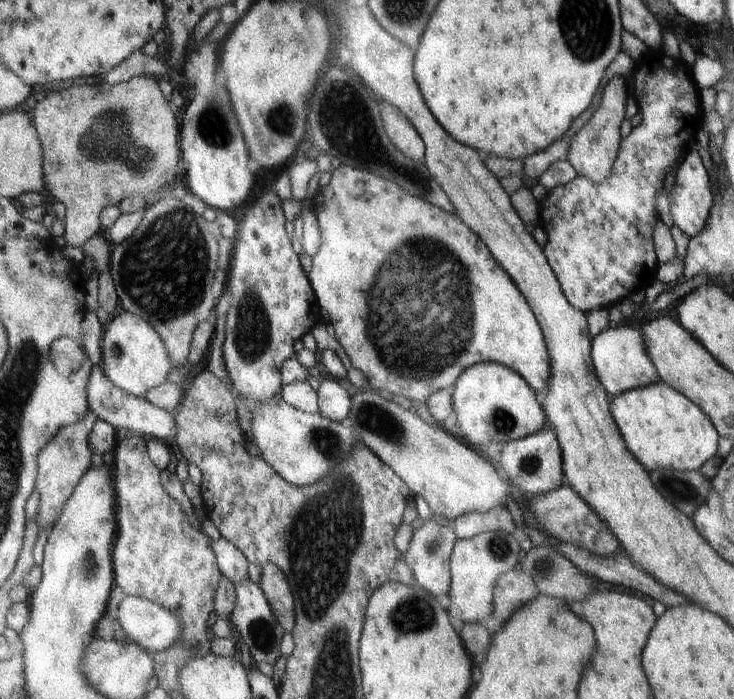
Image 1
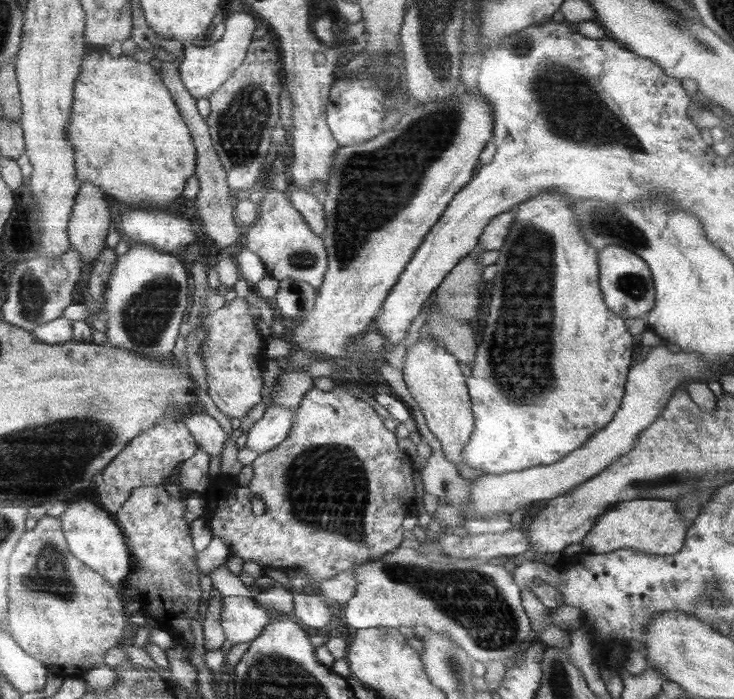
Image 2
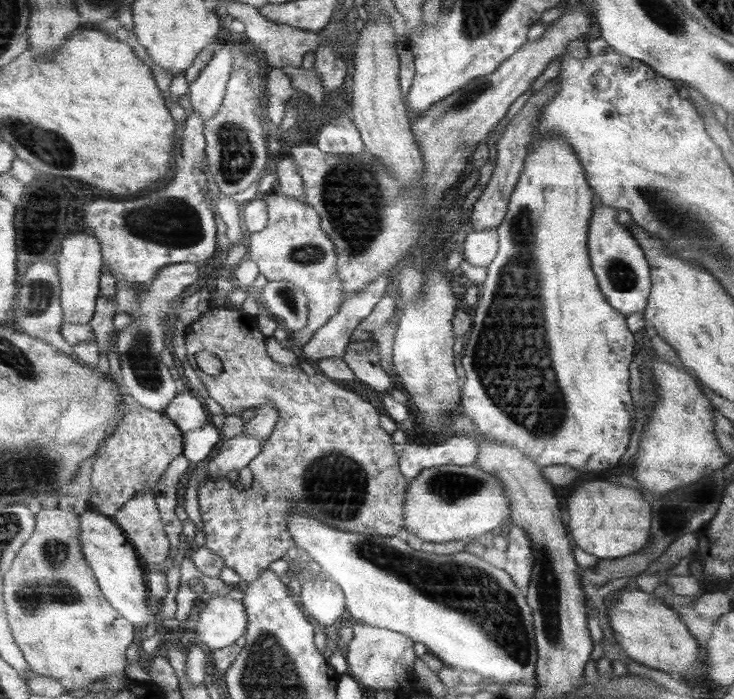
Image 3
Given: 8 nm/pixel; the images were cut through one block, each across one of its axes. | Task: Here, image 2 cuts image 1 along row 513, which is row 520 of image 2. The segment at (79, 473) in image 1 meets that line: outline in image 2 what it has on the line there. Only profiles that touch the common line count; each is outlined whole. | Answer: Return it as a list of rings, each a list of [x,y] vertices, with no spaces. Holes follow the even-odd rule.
[[[45,515],[40,518],[34,529],[27,531],[17,544],[11,558],[9,574],[9,598],[11,598],[11,636],[17,644],[37,660],[48,666],[48,670],[66,678],[84,676],[93,668],[102,666],[105,656],[111,648],[117,647],[128,629],[129,604],[123,604],[124,598],[113,588],[105,576],[89,568],[79,560],[68,546],[61,517]]]

